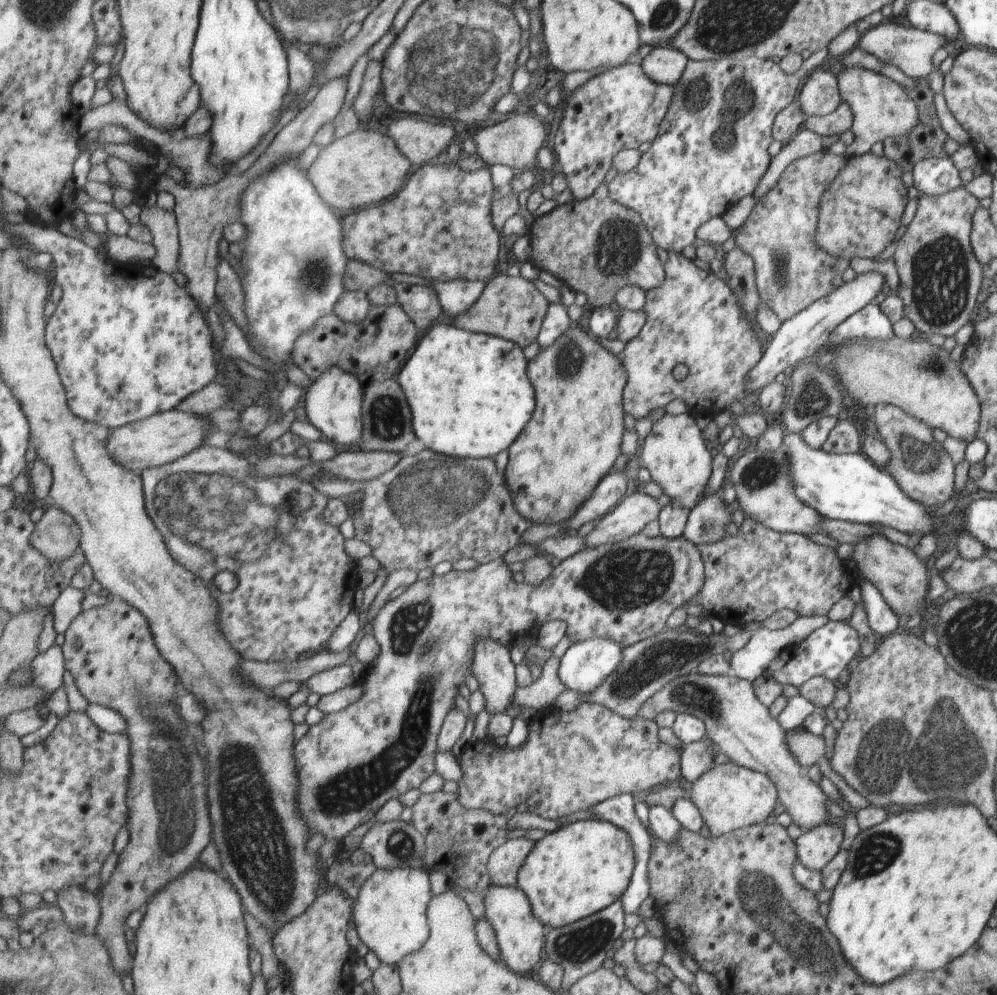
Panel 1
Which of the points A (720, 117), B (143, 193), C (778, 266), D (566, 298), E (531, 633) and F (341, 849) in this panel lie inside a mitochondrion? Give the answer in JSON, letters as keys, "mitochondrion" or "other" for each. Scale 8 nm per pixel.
{"A":"mitochondrion","B":"other","C":"mitochondrion","D":"other","E":"other","F":"other"}

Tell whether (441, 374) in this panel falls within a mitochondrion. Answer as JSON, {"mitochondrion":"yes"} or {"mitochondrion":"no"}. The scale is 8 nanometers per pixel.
{"mitochondrion":"no"}

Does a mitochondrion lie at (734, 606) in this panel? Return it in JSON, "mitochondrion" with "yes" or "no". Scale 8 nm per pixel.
{"mitochondrion":"no"}

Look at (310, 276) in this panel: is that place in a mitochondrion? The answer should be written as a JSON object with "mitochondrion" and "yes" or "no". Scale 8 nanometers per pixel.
{"mitochondrion":"yes"}

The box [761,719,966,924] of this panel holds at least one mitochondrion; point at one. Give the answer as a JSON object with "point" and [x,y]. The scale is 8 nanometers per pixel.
{"point":[876,854]}

